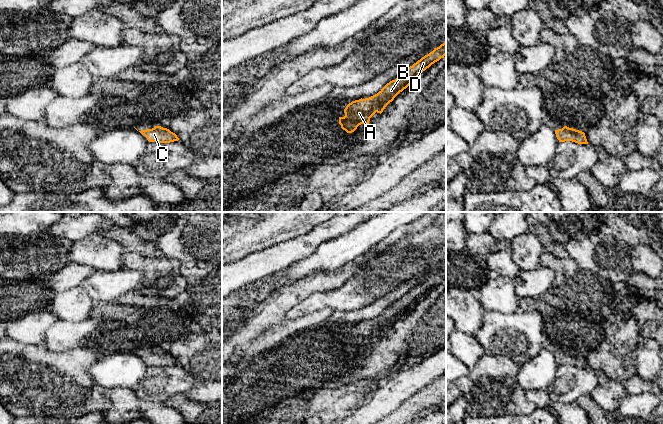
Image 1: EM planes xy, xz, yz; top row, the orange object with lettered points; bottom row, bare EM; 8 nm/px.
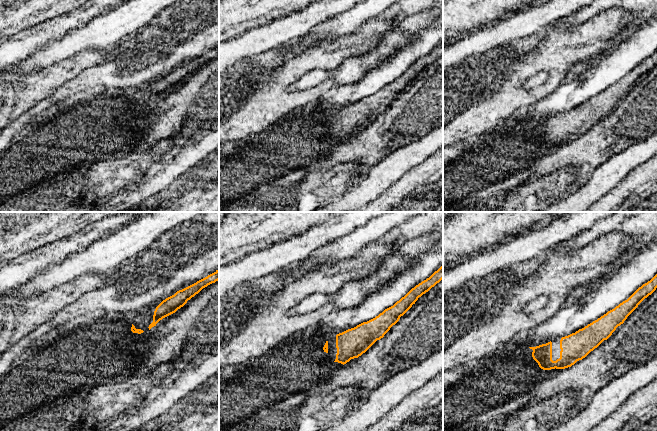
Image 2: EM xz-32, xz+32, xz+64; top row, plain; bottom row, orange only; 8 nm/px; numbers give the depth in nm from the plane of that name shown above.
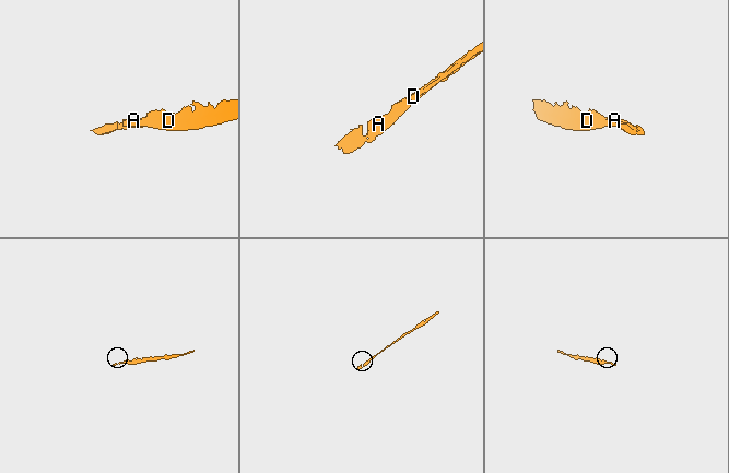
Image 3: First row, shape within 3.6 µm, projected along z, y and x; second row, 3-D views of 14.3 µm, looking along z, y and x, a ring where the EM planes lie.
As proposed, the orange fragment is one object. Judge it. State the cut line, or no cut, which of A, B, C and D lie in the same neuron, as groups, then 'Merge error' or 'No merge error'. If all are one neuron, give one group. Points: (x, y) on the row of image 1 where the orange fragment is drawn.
No split. Groups: A B C D. No merge error

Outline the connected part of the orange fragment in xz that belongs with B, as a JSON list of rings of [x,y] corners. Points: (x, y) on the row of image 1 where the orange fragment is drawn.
[[[446,42],[422,57],[395,80],[387,83],[377,94],[352,101],[344,109],[345,116],[339,117],[341,128],[347,133],[354,132],[361,124],[369,124],[370,118],[377,112],[382,113],[394,98],[406,89],[414,80],[432,64],[446,55]]]

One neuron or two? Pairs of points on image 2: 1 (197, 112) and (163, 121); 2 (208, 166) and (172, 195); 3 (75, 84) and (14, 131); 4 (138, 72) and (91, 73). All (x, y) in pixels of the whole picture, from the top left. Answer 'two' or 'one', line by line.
1: one
2: one
3: one
4: one

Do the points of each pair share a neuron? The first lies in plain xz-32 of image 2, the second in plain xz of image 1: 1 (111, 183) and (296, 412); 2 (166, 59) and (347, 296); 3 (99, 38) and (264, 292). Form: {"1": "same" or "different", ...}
{"1": "same", "2": "same", "3": "different"}

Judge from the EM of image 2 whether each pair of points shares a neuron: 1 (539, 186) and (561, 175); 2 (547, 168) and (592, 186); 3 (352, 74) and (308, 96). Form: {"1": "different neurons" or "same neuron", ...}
{"1": "same neuron", "2": "different neurons", "3": "different neurons"}

